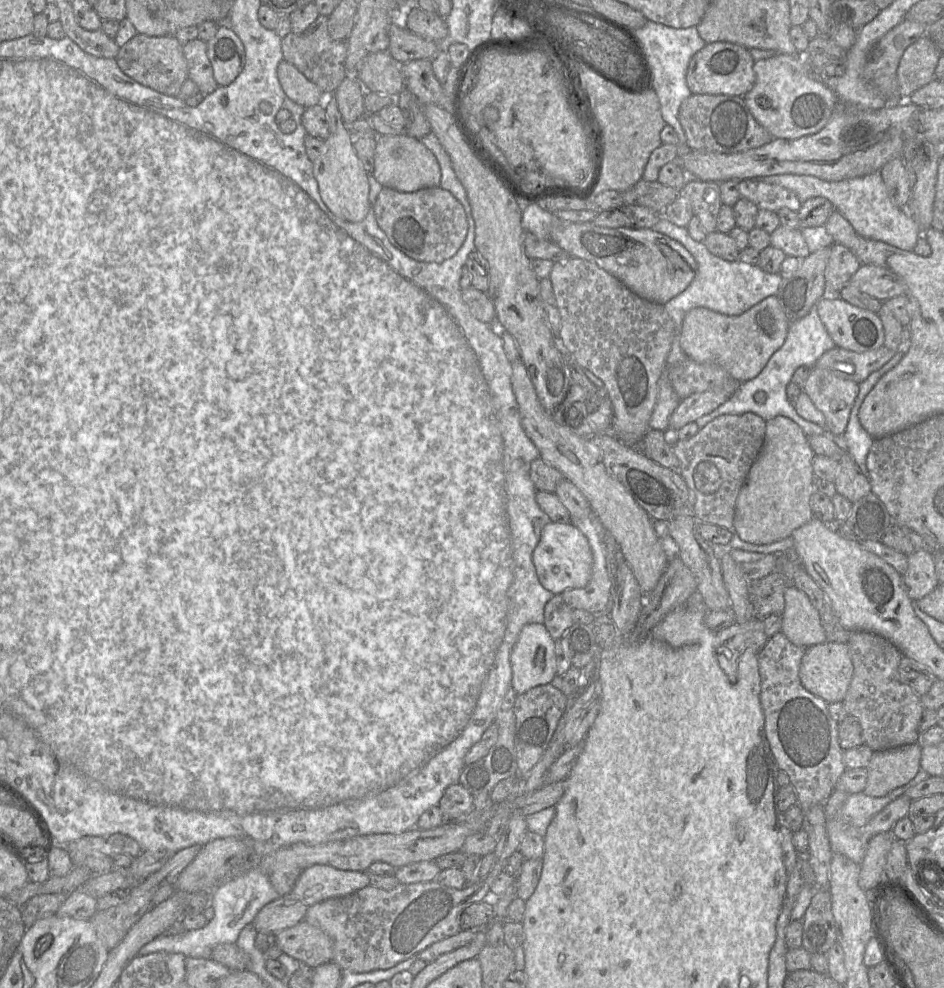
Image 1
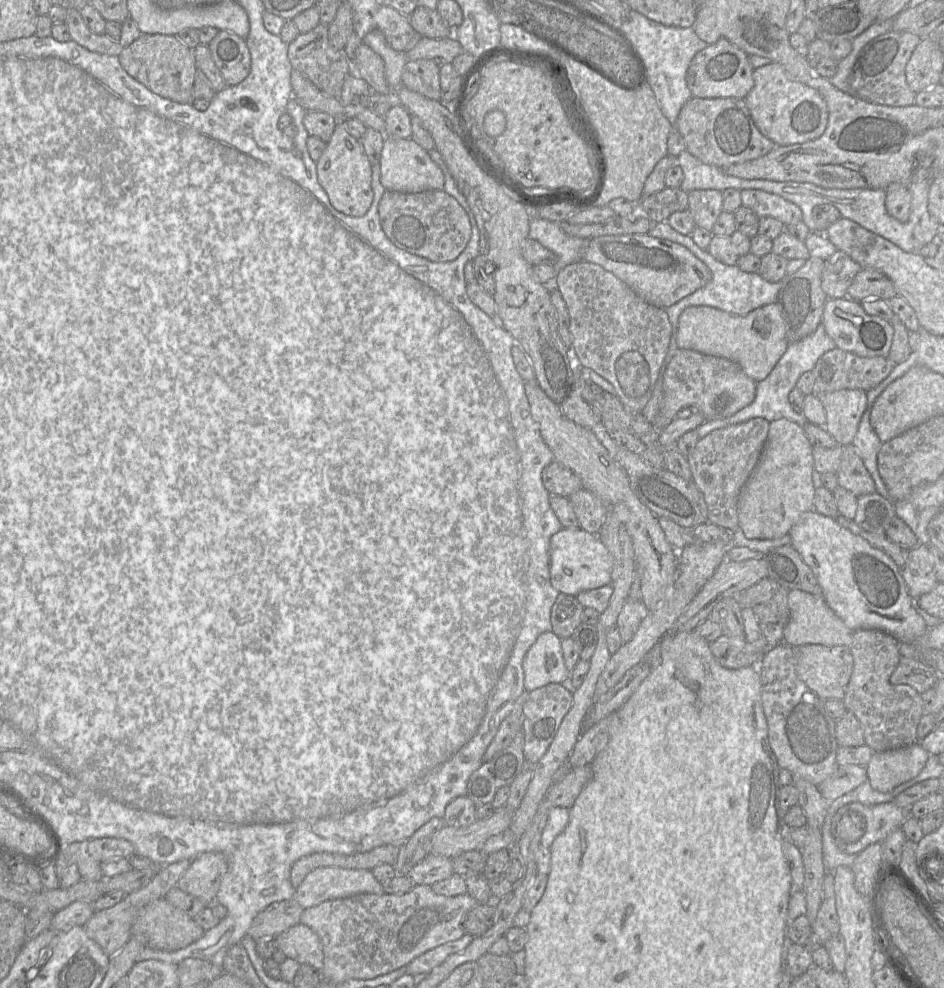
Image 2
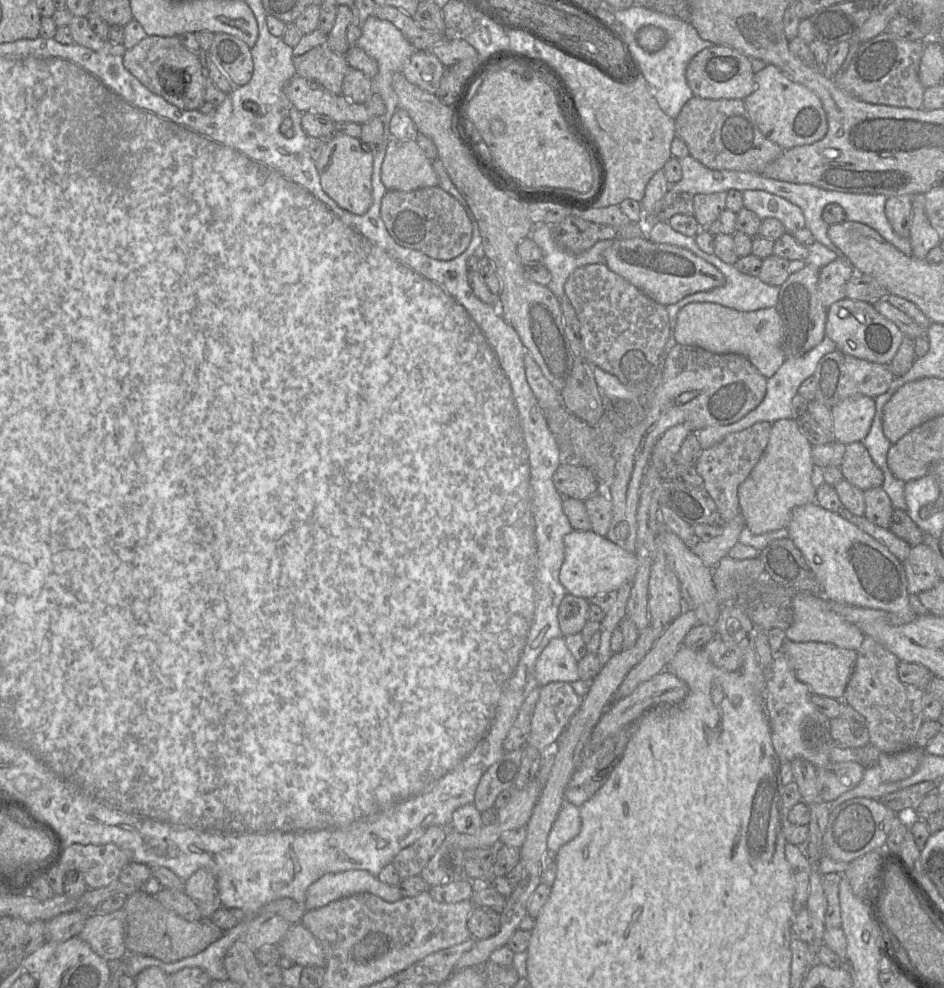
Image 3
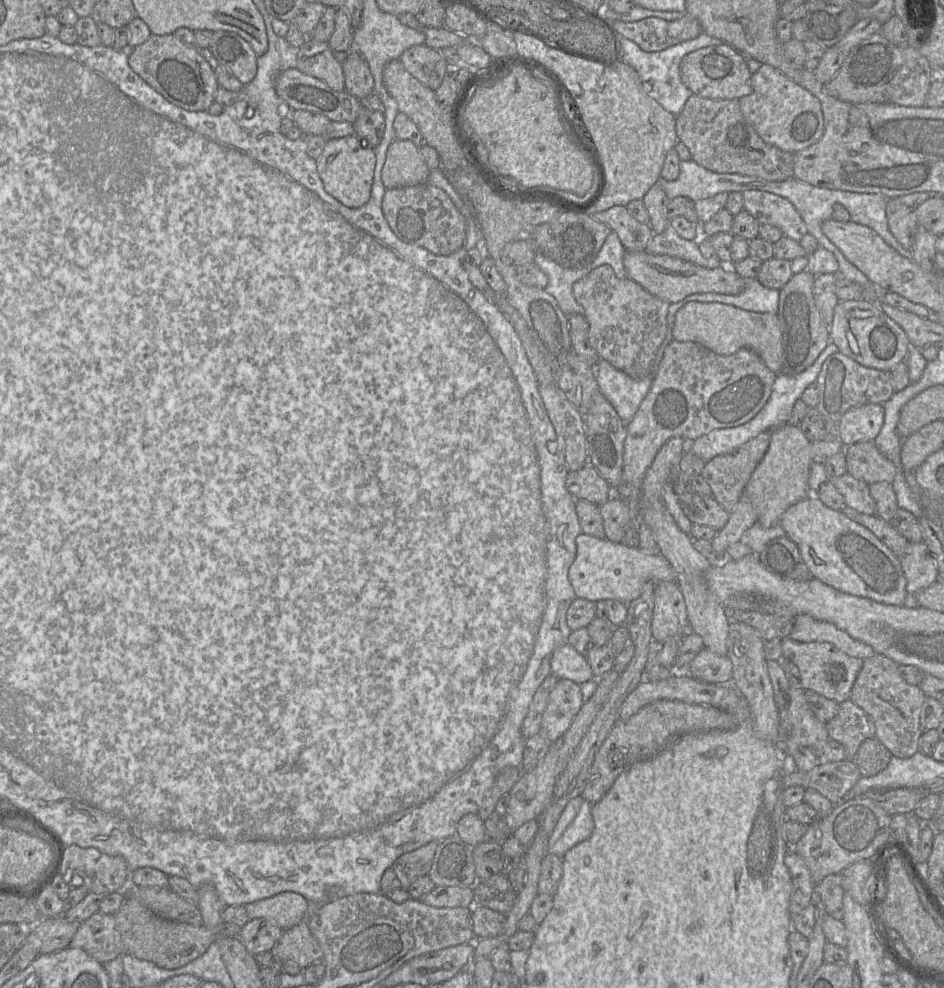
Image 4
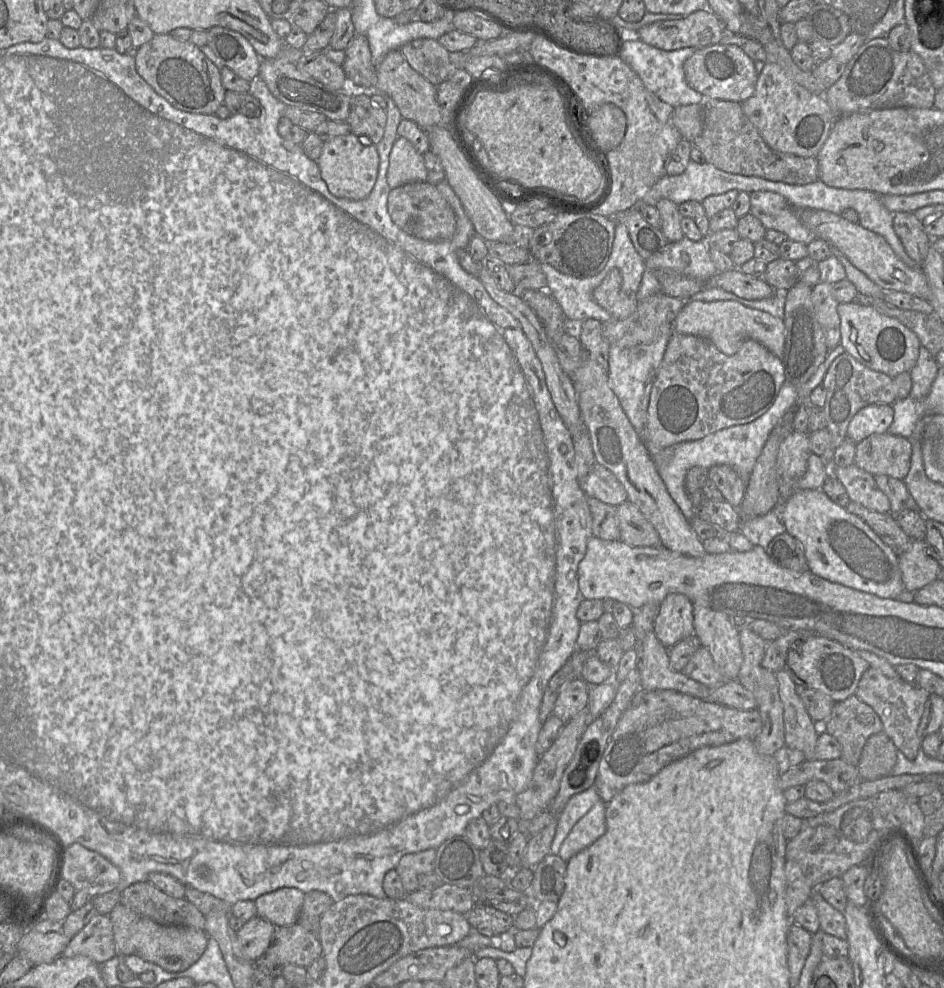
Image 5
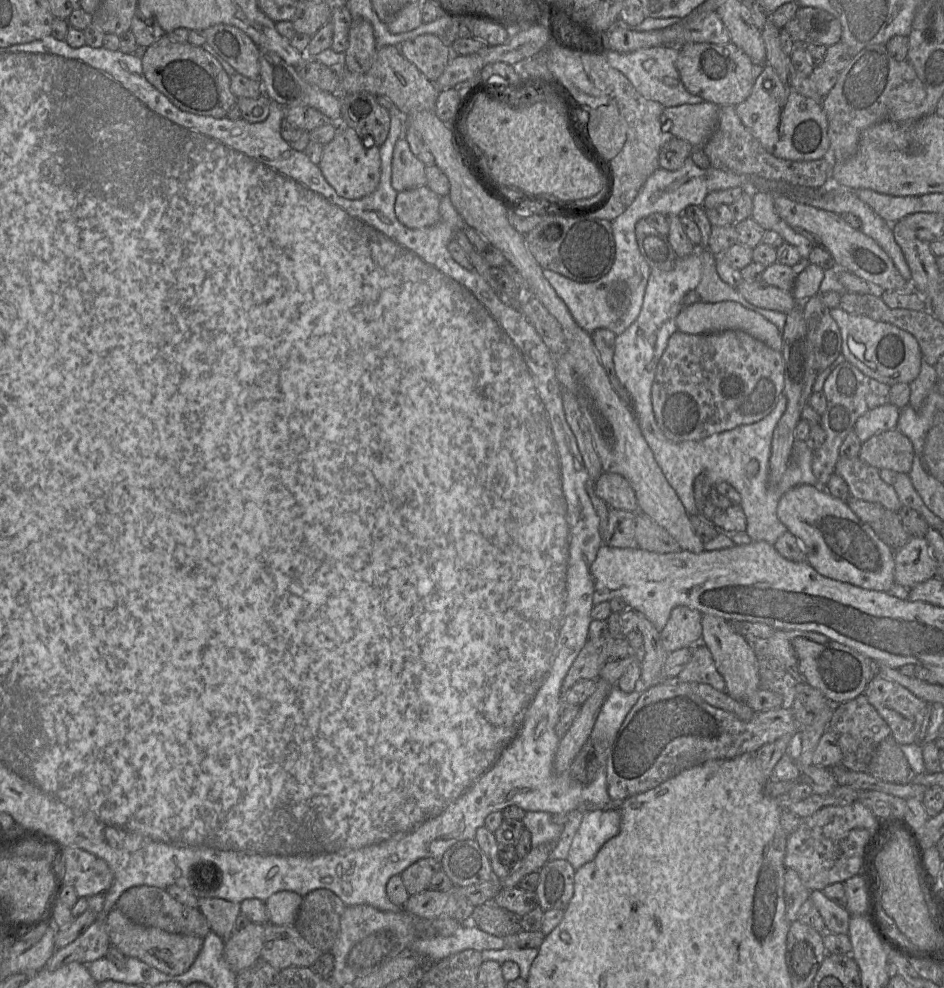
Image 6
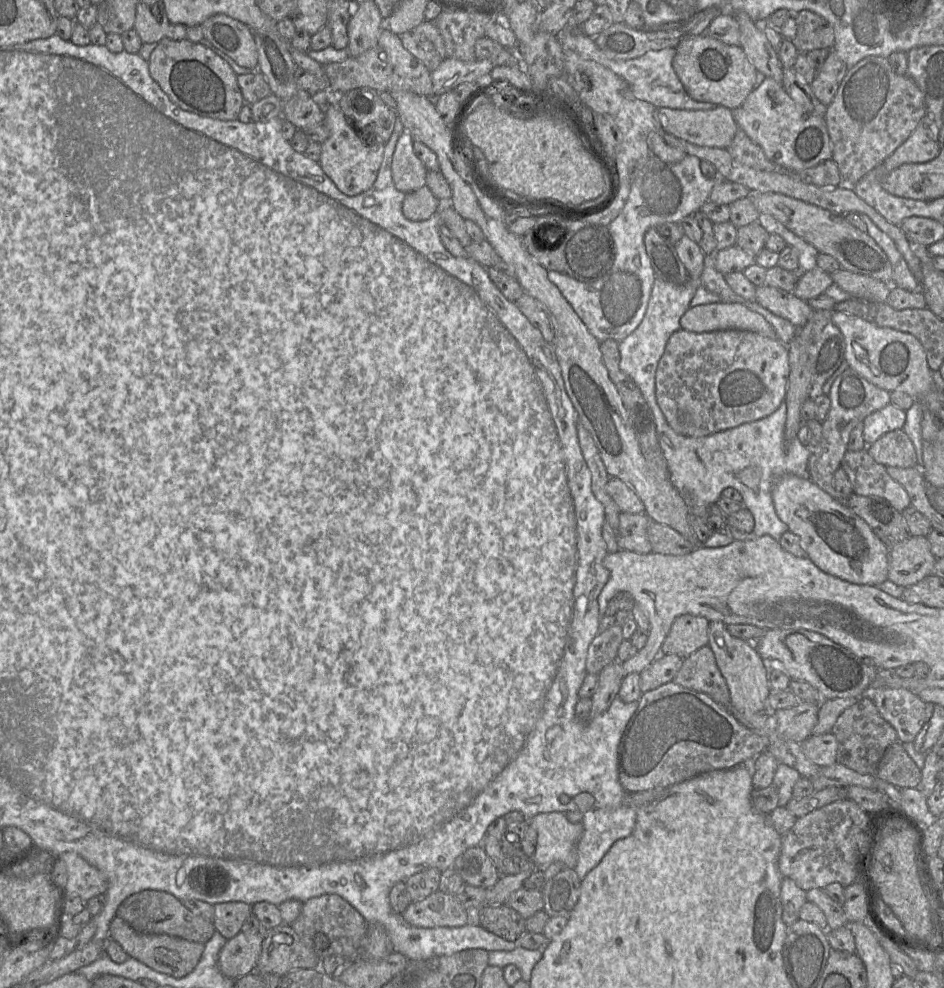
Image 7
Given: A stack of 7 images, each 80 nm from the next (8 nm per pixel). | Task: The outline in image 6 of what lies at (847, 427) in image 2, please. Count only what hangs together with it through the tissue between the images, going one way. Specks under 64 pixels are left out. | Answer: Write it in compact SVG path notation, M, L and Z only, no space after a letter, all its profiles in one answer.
M885 404L867 411L860 416L853 427L861 443L873 435L894 430L900 416L900 409L893 404Z

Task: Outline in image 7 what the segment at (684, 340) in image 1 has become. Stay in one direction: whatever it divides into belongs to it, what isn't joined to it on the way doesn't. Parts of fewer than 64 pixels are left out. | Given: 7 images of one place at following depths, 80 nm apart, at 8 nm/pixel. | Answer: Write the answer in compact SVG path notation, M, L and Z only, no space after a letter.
M718 302L688 308L680 319L682 329L703 333L719 330L748 330L777 338L765 318L741 303Z

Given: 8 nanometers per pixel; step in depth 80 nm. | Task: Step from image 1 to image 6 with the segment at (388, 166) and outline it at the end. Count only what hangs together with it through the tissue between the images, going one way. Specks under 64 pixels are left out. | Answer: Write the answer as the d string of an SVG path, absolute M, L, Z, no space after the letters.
M405 137L394 145L392 155L391 185L397 191L426 185L426 165L410 150Z

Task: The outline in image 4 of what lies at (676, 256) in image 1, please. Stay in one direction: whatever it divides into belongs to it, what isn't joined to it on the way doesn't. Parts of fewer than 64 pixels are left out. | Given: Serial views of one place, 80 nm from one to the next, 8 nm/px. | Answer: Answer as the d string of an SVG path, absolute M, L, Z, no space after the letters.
M647 251L626 252L623 259L627 276L654 296L672 304L696 293L714 292L736 295L744 289L744 279L729 265L704 268L691 262Z

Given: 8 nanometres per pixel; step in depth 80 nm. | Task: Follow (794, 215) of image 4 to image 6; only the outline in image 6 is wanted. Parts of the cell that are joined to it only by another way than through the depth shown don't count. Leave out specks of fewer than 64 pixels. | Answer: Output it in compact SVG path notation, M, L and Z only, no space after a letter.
M752 192L751 217L765 230L777 232L786 243L795 246L802 259L807 259L815 246L809 239L794 231L774 209L774 193Z

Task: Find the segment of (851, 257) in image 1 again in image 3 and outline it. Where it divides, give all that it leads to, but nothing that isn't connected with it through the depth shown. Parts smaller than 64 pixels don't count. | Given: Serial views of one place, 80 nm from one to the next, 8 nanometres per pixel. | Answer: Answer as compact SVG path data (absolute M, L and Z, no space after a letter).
M838 257L820 268L817 288L826 309L845 298L845 286L854 272L855 269L844 257Z

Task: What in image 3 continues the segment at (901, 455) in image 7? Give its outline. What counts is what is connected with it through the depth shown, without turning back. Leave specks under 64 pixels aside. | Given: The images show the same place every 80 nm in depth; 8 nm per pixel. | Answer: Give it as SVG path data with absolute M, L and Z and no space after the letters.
M862 442L846 445L840 468L843 479L862 491L882 487L883 472L873 462Z

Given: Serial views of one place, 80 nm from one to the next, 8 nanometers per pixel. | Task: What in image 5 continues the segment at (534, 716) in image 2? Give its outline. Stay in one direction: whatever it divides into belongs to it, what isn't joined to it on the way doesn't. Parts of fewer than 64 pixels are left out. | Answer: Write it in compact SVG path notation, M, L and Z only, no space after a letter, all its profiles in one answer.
M575 679L568 682L557 697L552 715L568 723L587 706L588 696L589 684L586 681Z

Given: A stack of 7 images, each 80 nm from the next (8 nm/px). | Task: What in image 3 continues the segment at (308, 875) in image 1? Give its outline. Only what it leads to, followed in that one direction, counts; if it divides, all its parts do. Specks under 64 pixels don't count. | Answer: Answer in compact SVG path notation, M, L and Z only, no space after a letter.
M347 870L327 873L312 883L307 889L304 905L306 910L312 910L358 893L371 893L389 903L404 897L399 886L383 883L366 870Z

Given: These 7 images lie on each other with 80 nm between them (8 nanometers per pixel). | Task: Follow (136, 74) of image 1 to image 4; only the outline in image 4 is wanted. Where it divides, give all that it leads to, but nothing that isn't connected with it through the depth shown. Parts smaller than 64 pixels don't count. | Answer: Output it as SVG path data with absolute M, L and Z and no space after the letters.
M173 34L151 35L144 43L134 47L128 56L131 69L170 103L189 111L206 111L214 102L219 88L214 69L201 56L196 45L183 43Z

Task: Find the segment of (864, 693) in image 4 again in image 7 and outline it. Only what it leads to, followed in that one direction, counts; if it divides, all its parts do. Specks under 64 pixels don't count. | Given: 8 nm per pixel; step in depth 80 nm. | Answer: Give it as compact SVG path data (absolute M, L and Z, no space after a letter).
M904 688L869 691L880 715L896 730L900 742L913 742L926 721L926 702Z

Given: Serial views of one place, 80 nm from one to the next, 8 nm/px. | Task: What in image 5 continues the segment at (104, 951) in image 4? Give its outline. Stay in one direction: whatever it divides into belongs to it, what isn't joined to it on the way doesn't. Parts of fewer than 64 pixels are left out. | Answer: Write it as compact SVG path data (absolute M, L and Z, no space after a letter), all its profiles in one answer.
M96 914L70 939L60 956L86 956L101 964L116 953L113 926L109 915Z

